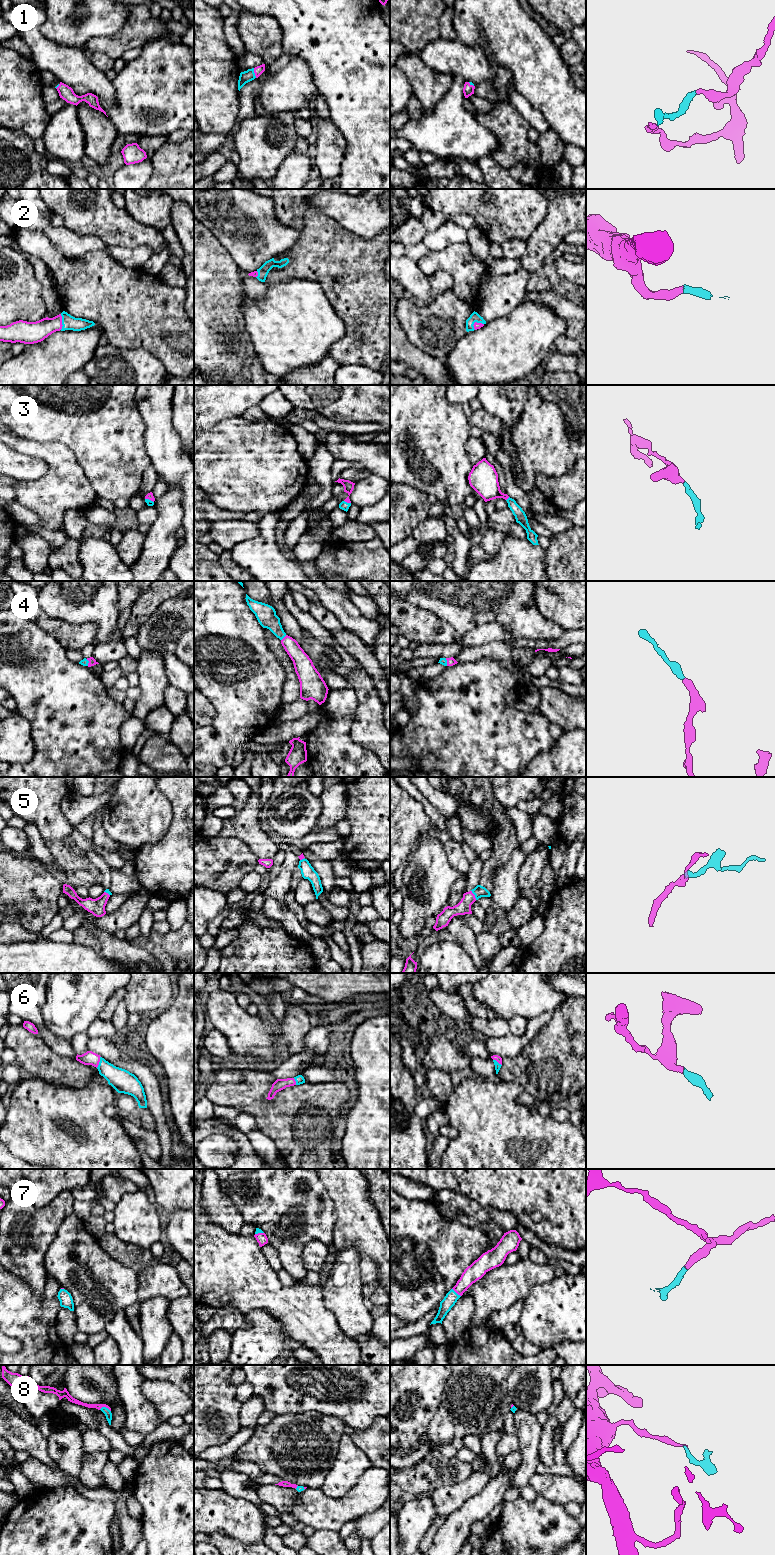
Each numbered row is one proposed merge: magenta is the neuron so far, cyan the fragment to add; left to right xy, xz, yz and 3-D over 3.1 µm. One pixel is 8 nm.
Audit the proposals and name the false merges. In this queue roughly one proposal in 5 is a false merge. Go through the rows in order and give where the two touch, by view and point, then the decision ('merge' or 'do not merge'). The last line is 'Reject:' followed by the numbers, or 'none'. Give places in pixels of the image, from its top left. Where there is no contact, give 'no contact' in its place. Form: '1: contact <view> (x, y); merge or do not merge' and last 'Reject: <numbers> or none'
1: contact xz (254, 72); merge
2: contact xy (61, 322); merge
3: contact xz (347, 502); merge
4: contact xz (283, 638); merge
5: contact yz (474, 895); merge
6: contact xy (99, 1061); merge
7: contact yz (456, 1292); merge
8: contact xy (105, 1406); merge
Reject: none

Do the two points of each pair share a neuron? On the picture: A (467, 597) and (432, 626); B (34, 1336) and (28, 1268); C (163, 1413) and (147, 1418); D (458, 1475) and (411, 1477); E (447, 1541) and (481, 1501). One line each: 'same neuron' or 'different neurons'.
A: different neurons
B: different neurons
C: different neurons
D: same neuron
E: same neuron

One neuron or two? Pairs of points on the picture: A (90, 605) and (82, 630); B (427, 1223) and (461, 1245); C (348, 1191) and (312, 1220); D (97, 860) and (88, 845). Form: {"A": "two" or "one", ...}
{"A": "two", "B": "one", "C": "two", "D": "two"}

